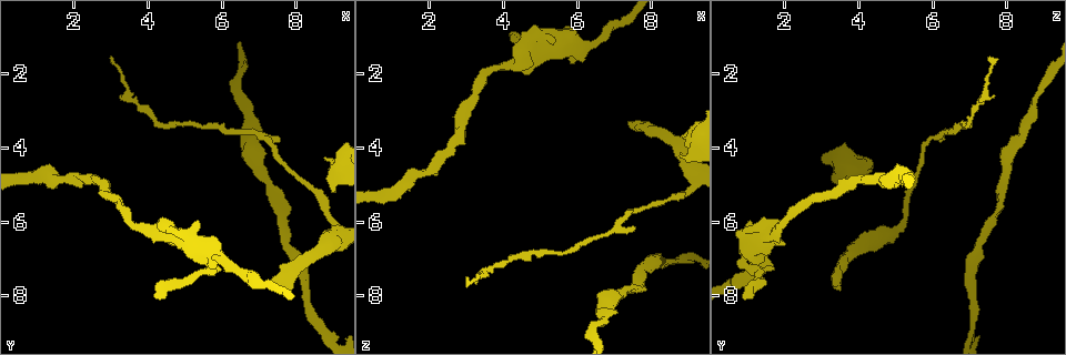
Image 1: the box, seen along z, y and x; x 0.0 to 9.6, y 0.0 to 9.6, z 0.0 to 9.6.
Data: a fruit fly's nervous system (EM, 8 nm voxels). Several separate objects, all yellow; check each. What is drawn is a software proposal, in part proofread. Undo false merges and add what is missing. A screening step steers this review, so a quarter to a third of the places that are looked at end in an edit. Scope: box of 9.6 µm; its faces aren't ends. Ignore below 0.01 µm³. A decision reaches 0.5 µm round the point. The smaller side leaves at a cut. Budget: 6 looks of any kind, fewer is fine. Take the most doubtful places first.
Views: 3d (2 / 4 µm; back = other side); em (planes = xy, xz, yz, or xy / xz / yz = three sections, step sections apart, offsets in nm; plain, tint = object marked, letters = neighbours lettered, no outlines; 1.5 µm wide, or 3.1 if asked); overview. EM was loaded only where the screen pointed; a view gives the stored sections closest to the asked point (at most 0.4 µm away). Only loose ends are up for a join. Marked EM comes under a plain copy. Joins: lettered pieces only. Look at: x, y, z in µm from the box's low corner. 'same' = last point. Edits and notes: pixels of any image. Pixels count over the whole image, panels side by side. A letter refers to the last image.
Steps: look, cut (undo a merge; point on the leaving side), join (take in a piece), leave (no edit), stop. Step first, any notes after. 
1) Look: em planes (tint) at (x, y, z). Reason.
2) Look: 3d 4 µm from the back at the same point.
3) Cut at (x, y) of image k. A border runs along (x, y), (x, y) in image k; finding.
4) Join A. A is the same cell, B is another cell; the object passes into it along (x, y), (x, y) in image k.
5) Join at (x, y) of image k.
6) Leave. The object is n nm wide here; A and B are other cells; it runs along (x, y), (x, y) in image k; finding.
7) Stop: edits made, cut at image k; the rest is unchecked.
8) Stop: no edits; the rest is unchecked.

Look: em xz step 8 (letters) at (8.75, 4.25, 4.15).

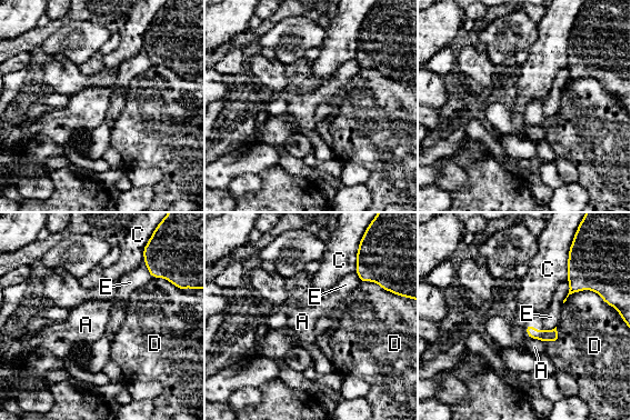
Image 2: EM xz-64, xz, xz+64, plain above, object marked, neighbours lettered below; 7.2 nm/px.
Leave. A, C, D and E are other cells; none of them fits.

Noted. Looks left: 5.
Look: em planes (letters) at (7.40, 7.45, 3.40). Branch stops here.

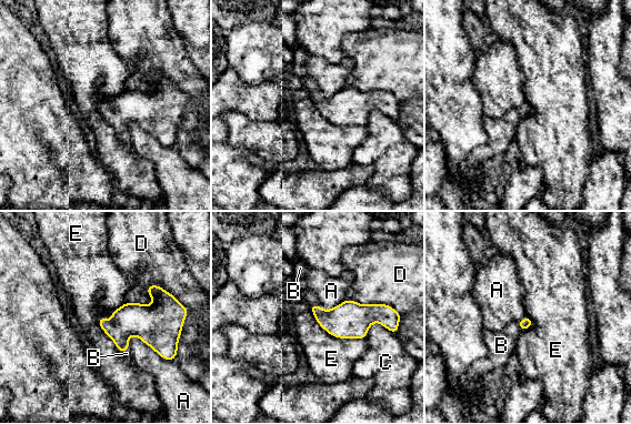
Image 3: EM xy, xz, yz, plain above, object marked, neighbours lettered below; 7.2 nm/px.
Join B. B is the same cell, A, C, D and E are other cells; the object passes into it along (527, 322), (519, 325), (501, 345) in image 3; it goes on there.

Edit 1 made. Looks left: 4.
Look: 3d 4 µm from the back at (4.20, 8.00, 0.80). An open end.

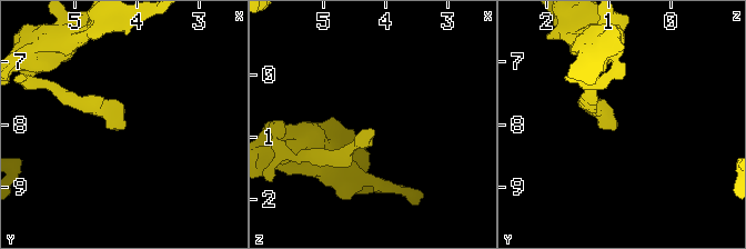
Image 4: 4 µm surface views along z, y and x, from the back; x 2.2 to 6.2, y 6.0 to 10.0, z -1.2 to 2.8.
Look: em yz step 4 (letters) at (4.25, 8.00, 0.85). Now the EM.

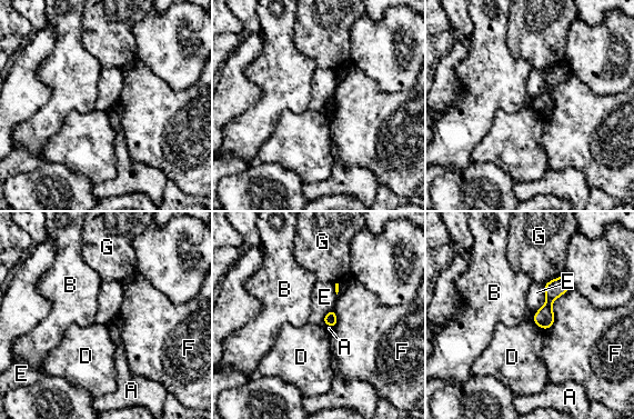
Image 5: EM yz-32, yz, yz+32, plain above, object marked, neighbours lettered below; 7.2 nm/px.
Look: em planes (letters) at the same point. Another direction.

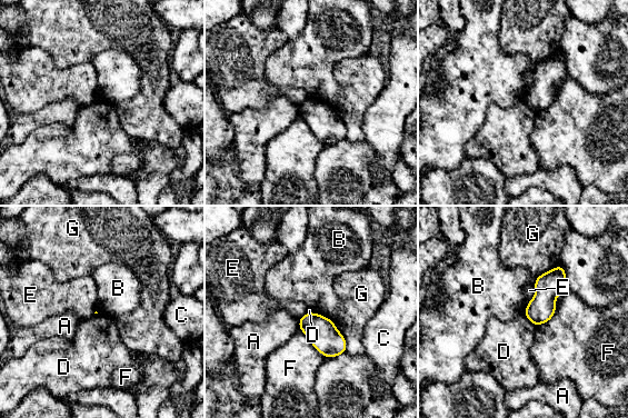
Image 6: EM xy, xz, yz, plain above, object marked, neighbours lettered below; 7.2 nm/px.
Leave. A, B, C, D, E, F and G are other cells; a border runs along (314, 312), (326, 316), (331, 320) in image 6; none of them fits.

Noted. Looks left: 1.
Stop: edits made, join at image 3; the rest is unchecked.

